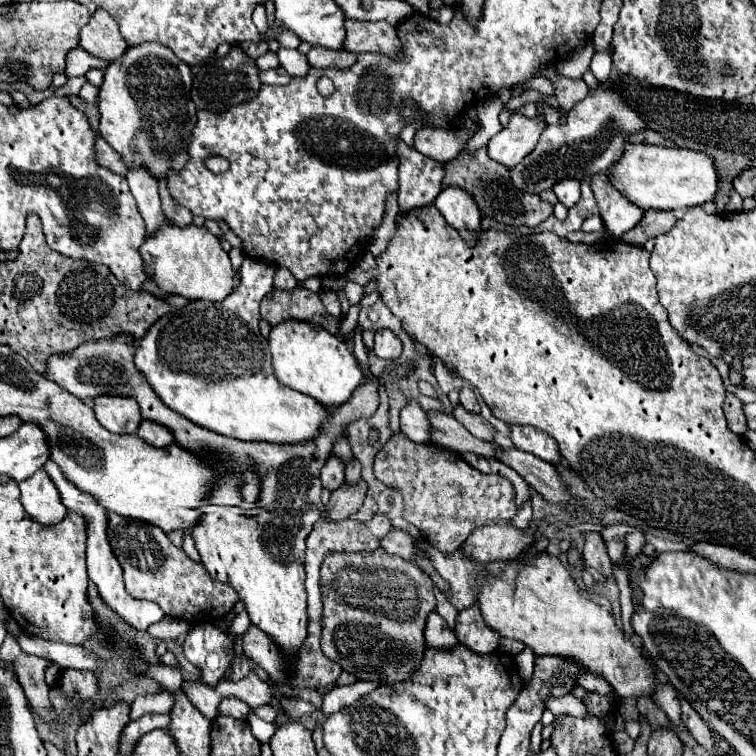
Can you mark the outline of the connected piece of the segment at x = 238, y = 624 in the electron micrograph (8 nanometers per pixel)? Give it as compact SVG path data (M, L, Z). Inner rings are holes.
M246 611L238 613L238 615L236 615L236 619L234 619L234 621L232 621L232 625L230 625L230 639L236 639L238 635L242 635L250 625L252 625L252 623L250 623L248 613L246 613Z

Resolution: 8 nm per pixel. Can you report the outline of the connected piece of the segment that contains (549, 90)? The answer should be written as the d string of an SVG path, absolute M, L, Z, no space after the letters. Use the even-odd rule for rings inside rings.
M534 77L528 87L534 87L536 91L544 93L544 95L554 95L554 85L548 81L548 79L542 79L542 77Z

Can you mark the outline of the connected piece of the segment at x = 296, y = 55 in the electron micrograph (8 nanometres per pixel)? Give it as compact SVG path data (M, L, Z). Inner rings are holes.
M280 49L278 51L278 59L280 65L292 75L292 77L306 77L310 71L310 63L308 57L302 55L298 49Z

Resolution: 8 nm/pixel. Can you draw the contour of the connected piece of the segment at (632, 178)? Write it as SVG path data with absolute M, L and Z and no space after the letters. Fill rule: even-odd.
M628 145L624 155L610 167L610 175L614 187L642 209L688 209L712 201L718 193L718 171L714 167L714 159L692 149Z

